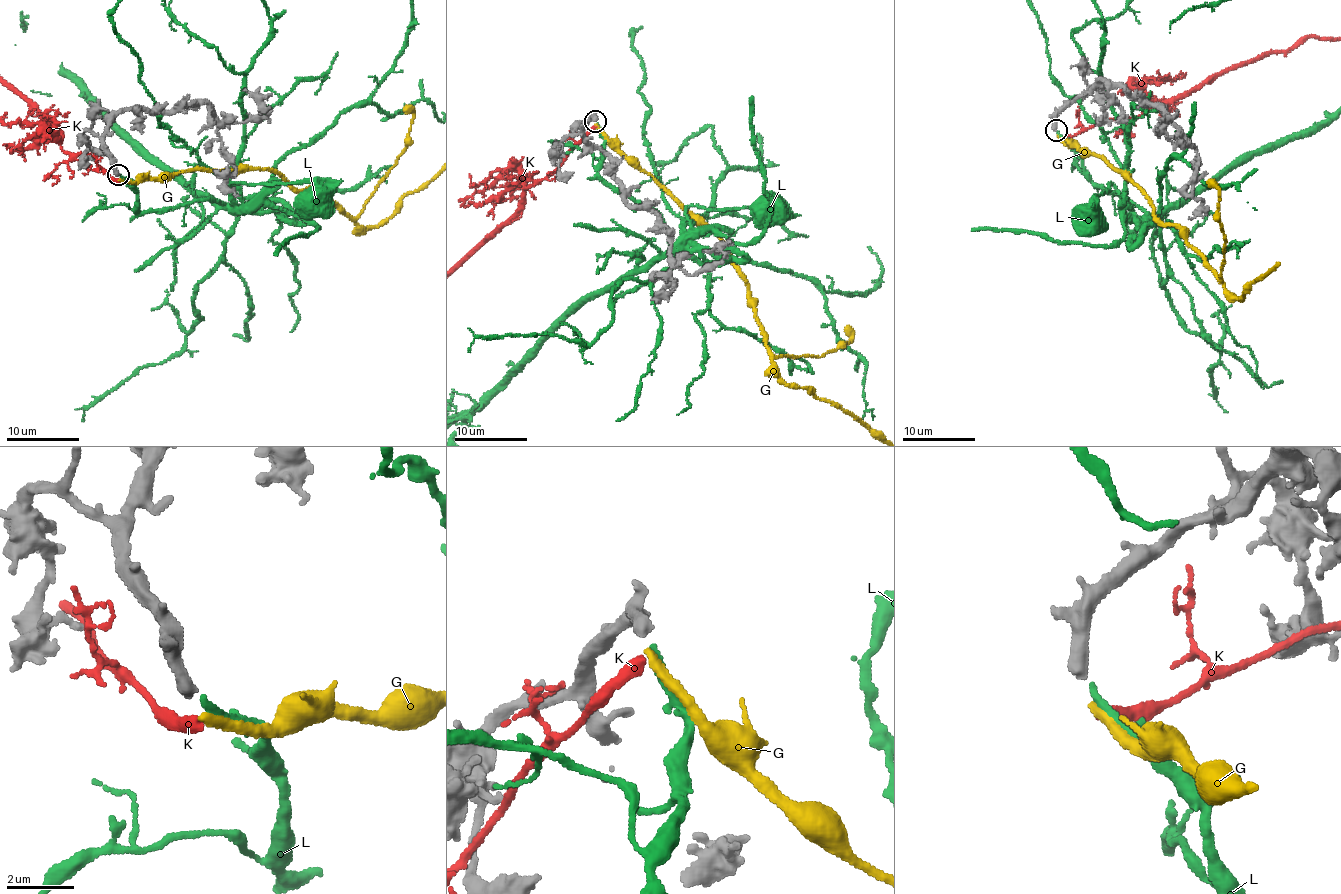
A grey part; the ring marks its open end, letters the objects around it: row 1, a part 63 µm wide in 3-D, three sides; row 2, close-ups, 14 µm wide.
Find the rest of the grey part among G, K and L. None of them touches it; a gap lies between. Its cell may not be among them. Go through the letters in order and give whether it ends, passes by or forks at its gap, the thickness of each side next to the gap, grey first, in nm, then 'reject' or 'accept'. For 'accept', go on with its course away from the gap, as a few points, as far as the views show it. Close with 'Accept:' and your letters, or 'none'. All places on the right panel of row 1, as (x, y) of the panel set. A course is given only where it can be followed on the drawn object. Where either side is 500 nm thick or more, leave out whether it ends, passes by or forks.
G: it ends; calibres 400 and 300 nm; reject
K: it ends; calibres 400 and 400 nm; reject
L: it ends; calibres 400 and 220 nm; reject
Accept: none

